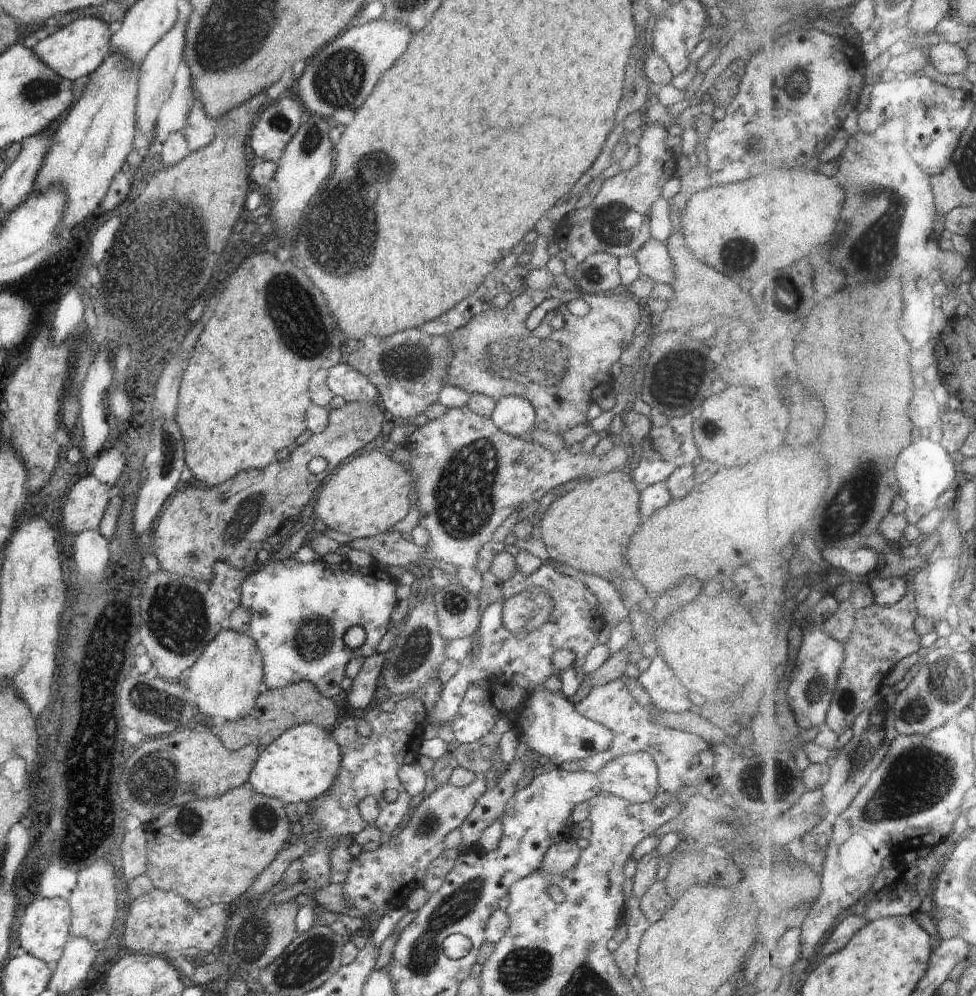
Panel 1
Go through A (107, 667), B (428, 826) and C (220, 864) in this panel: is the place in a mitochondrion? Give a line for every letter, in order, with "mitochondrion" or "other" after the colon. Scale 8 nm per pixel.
A: mitochondrion
B: mitochondrion
C: other

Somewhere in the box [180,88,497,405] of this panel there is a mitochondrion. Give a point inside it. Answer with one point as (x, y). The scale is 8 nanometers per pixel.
(340, 231)

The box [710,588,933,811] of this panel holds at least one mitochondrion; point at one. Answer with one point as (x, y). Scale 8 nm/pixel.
(881, 730)

